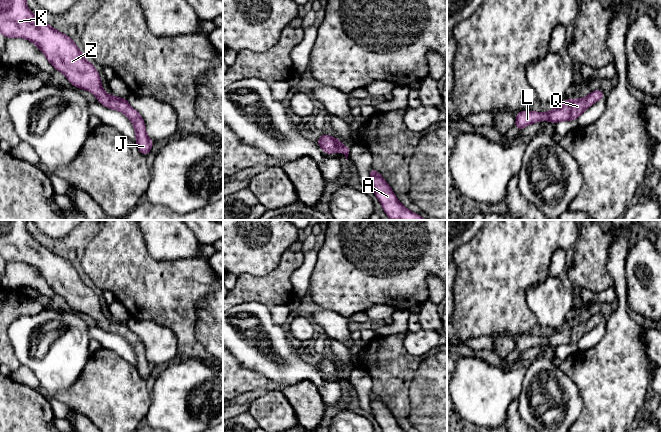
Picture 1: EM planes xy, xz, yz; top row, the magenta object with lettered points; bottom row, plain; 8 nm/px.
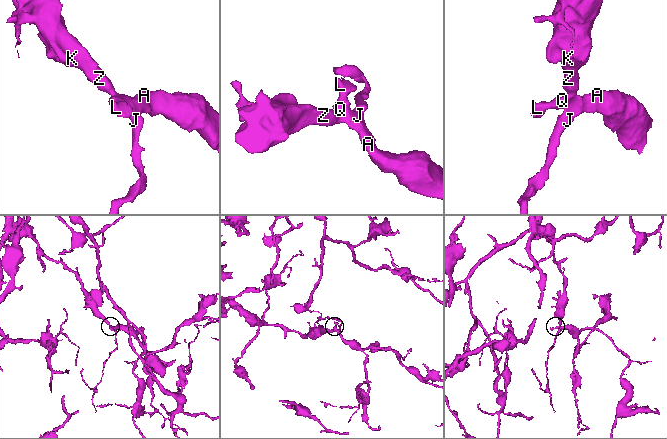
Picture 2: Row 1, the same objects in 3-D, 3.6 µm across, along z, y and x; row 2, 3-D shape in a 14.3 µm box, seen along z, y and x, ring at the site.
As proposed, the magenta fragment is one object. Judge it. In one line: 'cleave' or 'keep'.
keep

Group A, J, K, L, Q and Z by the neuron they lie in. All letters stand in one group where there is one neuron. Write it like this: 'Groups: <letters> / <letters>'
Groups: A J K L Q Z

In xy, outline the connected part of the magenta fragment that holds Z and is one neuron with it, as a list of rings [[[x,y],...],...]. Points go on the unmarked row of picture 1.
[[[0,220],[0,257],[7,263],[20,261],[33,266],[46,280],[49,287],[59,296],[62,296],[68,305],[77,312],[93,317],[97,325],[103,330],[125,338],[132,346],[136,356],[136,369],[143,379],[147,379],[154,367],[146,358],[143,342],[139,336],[133,333],[126,322],[119,322],[106,318],[102,312],[99,297],[93,287],[88,286],[84,278],[78,273],[73,264],[66,258],[54,253],[54,251],[40,244],[26,229],[27,220]]]

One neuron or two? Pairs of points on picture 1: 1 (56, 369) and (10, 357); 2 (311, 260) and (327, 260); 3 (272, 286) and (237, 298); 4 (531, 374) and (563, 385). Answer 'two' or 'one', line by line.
1: two
2: two
3: one
4: one

